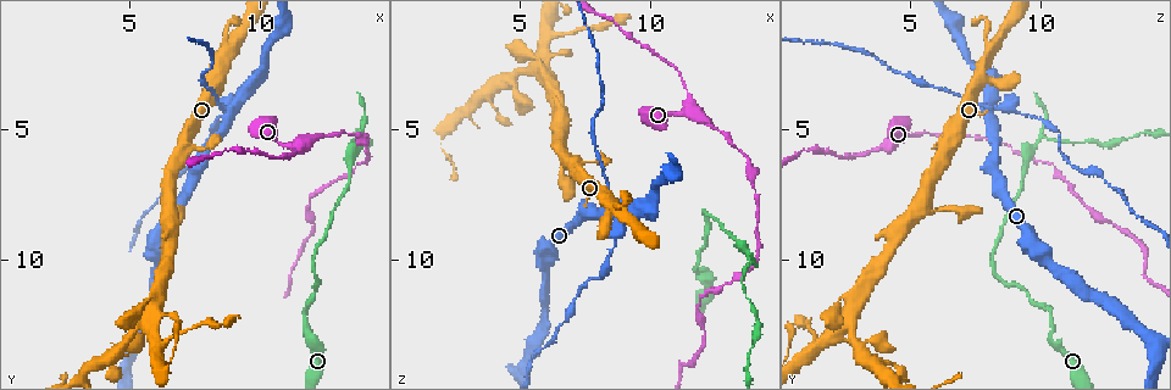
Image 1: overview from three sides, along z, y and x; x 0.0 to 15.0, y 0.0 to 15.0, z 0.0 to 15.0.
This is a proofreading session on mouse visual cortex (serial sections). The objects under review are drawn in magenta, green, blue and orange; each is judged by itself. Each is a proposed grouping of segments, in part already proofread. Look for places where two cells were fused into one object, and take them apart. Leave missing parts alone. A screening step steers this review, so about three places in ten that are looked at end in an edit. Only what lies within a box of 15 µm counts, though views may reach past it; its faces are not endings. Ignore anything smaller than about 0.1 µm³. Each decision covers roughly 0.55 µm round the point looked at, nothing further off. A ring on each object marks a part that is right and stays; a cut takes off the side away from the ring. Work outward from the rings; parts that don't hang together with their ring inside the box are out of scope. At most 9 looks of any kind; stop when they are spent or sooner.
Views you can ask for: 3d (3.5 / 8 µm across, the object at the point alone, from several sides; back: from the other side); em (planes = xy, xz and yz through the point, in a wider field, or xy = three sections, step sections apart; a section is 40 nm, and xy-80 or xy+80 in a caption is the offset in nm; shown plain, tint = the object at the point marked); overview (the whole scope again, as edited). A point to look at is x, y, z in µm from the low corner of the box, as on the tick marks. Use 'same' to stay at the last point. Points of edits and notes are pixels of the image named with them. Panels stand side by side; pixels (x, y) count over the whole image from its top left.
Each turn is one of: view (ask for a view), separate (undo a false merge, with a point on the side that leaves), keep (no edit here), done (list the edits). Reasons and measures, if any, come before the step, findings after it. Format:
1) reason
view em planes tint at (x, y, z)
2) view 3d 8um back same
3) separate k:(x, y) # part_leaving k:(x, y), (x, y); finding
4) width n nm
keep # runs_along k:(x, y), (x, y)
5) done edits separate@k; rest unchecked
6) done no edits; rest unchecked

four-way junction
view 3d 8um at (8.7, 4.5, 8.1)

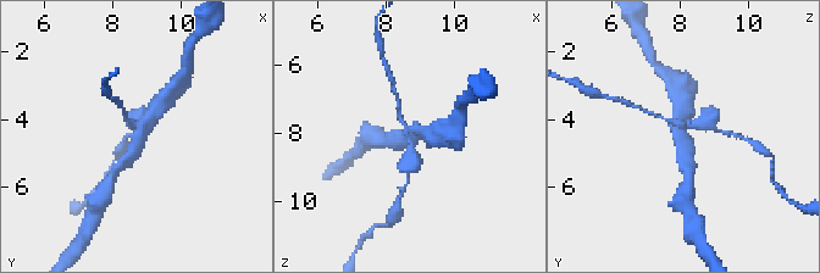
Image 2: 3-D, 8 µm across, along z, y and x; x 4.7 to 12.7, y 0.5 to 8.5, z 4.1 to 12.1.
zoom in
view 3d 3.5um at (8.8, 4.4, 8.0)

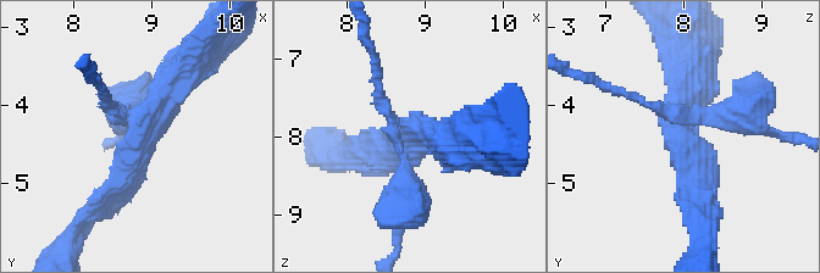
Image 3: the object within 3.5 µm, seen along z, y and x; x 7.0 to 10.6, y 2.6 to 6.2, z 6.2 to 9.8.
arms 4; arm_widths 150, 300, 300, 400 nm; need the tissue
view em xy step 2 tint at (8.80, 4.40, 8.00)

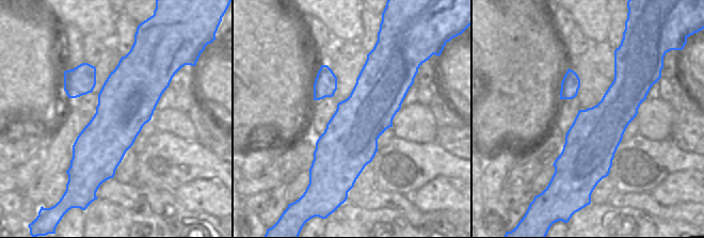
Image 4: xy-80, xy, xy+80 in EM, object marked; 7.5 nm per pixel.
separate 3:(111, 95) # part_leaving 3:(675, 117), (747, 113), (775, 132); a second cell is stuck on

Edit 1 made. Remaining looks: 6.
abrupt turn
view 3d 3.5um at (13.7, 5.4, 10.1)

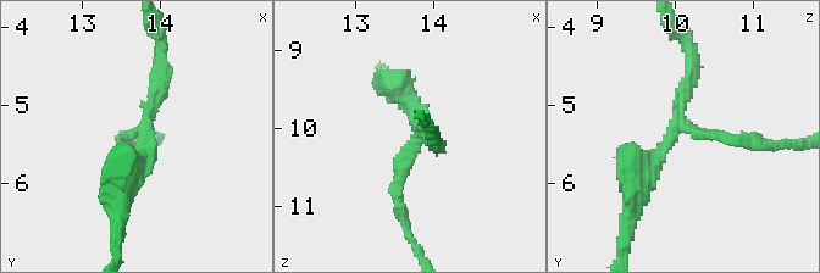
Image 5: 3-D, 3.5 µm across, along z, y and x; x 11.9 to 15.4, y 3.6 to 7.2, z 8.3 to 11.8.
view em xy step 5 plain at (13.80, 5.30, 10.05)

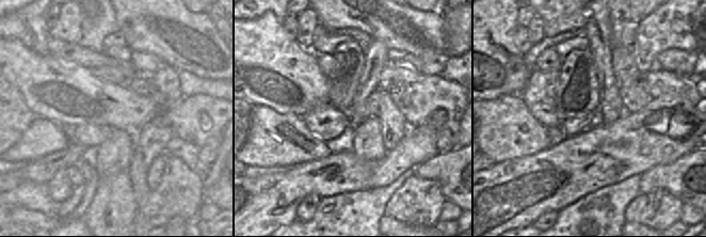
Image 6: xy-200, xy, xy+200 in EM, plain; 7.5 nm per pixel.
view em xy step 5 tint same

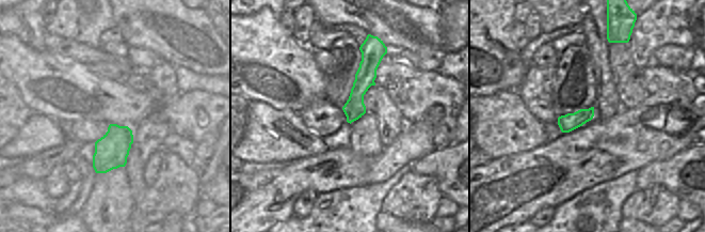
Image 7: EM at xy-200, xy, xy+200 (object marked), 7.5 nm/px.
separate 5:(398, 173) # a second cell is stuck on

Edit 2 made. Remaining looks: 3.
redraw
view overview

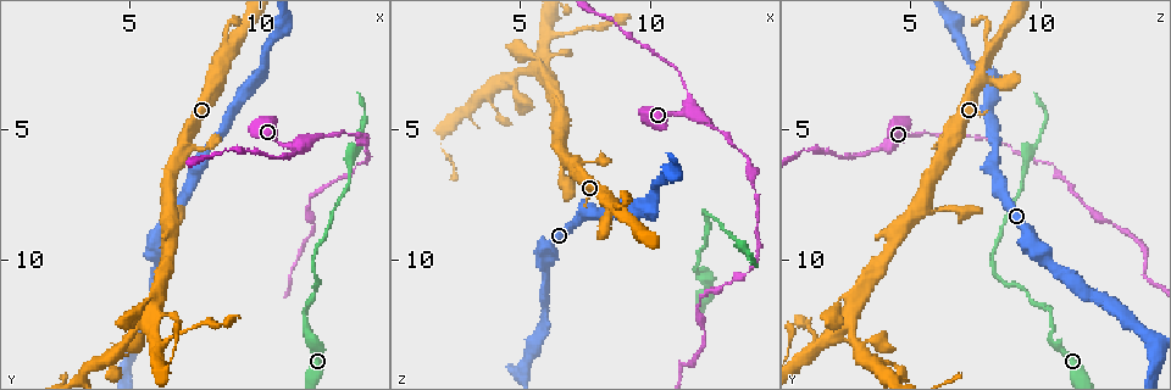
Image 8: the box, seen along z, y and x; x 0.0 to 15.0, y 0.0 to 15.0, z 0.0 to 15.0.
thin neck
view 3d 3.5um at (14.1, 5.3, 7.3)

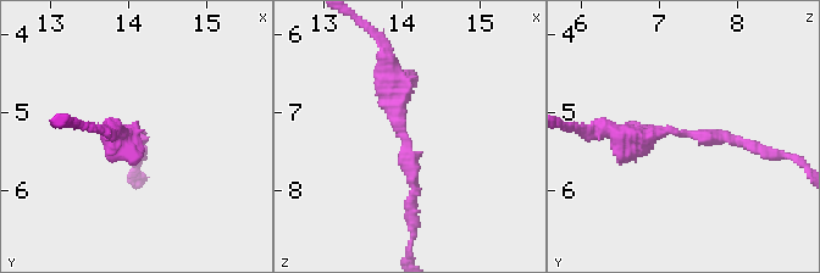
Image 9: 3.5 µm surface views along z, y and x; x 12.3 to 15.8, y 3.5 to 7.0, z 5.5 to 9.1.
shape alone is not enough
view em xy step 5 tint at (14.00, 5.25, 7.25)

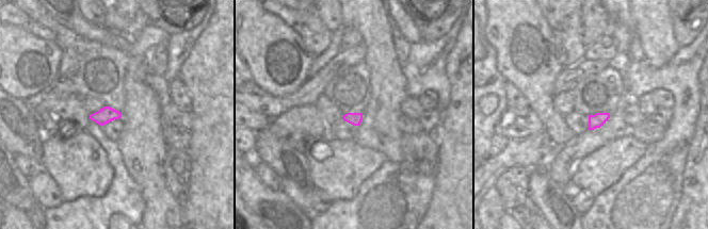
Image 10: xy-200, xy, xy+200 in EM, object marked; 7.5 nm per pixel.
keep # runs_along 9:(386, 61), (416, 189), (409, 205); all the same cell

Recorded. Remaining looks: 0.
done edits separate@3, separate@5; rest unchecked

